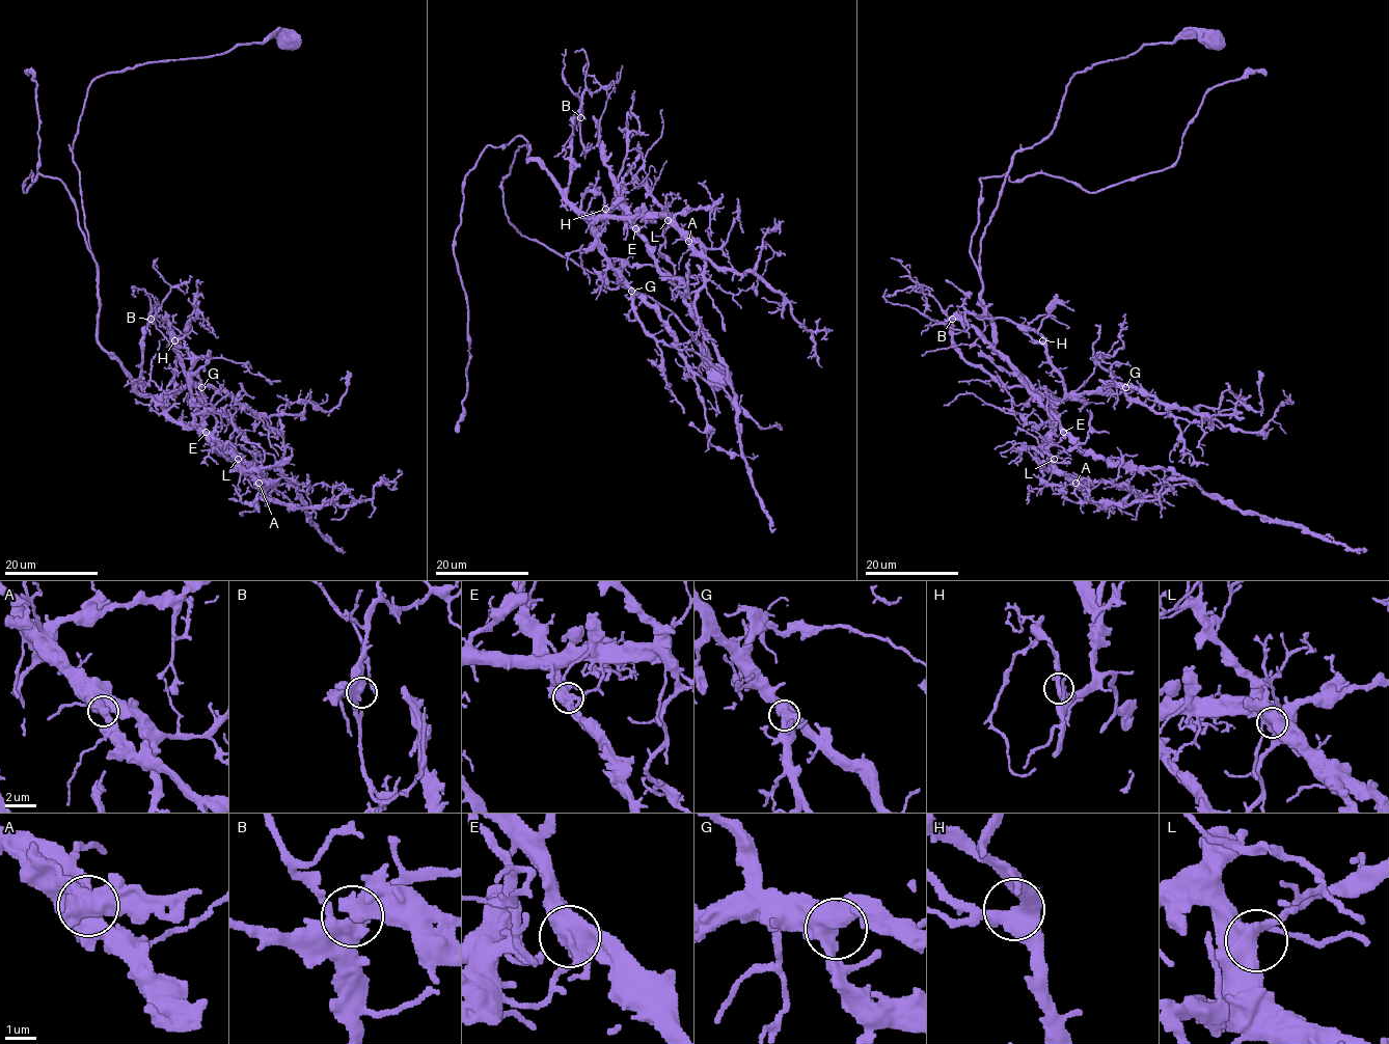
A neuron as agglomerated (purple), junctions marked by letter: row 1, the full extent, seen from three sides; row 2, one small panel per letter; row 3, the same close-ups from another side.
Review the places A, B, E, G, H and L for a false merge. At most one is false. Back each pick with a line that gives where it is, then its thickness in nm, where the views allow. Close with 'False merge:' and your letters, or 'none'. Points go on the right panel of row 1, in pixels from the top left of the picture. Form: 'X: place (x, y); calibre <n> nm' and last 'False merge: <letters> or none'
E: place (1063, 432); calibre 500 nm
False merge: E

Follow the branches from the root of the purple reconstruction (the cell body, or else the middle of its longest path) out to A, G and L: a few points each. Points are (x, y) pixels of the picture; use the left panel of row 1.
A: (282, 37), (98, 77), (72, 148), (97, 268), (98, 341), (141, 393), (223, 442), (259, 483)
G: (282, 37), (100, 75), (88, 88), (73, 140), (97, 268), (98, 341), (141, 393), (162, 397), (201, 387)
L: (282, 37), (98, 77), (72, 148), (97, 268), (98, 341), (141, 393), (173, 419), (209, 432), (238, 459)

